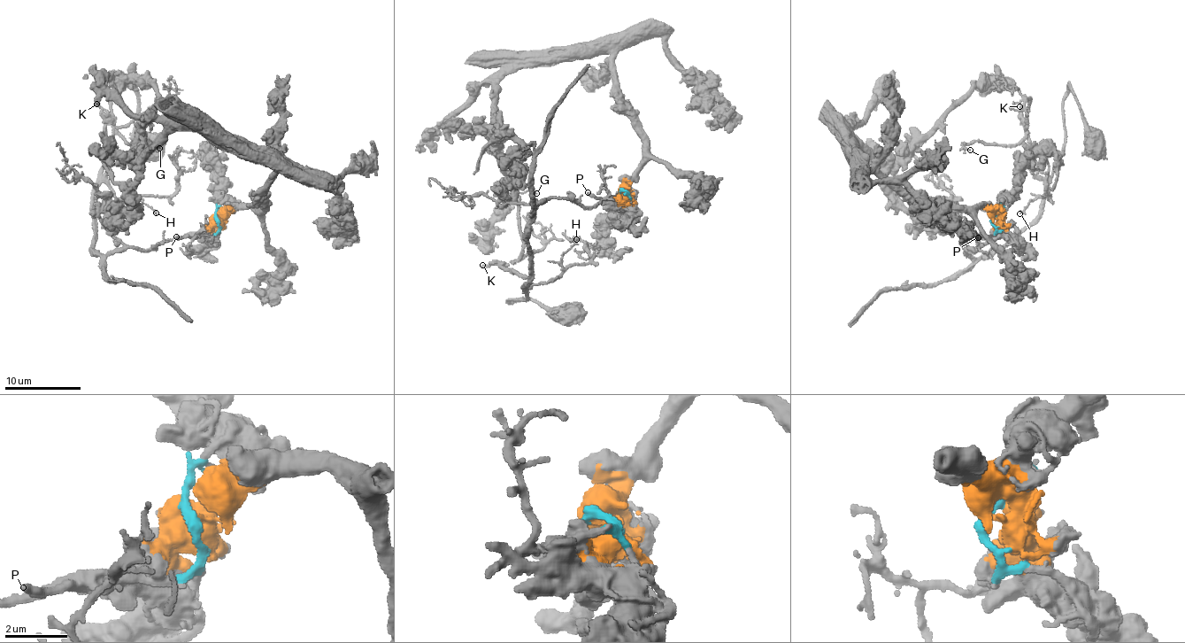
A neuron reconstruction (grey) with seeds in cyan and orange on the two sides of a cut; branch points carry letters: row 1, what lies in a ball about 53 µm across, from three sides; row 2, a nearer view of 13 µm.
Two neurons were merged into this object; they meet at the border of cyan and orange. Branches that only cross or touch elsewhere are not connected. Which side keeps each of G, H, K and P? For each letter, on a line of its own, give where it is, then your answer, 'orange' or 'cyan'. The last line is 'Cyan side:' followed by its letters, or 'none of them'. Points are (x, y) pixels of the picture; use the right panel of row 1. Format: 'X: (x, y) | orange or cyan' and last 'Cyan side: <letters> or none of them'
G: (970, 150) | cyan
H: (1019, 213) | cyan
K: (1019, 106) | cyan
P: (978, 237) | orange
Cyan side: G, H, K

